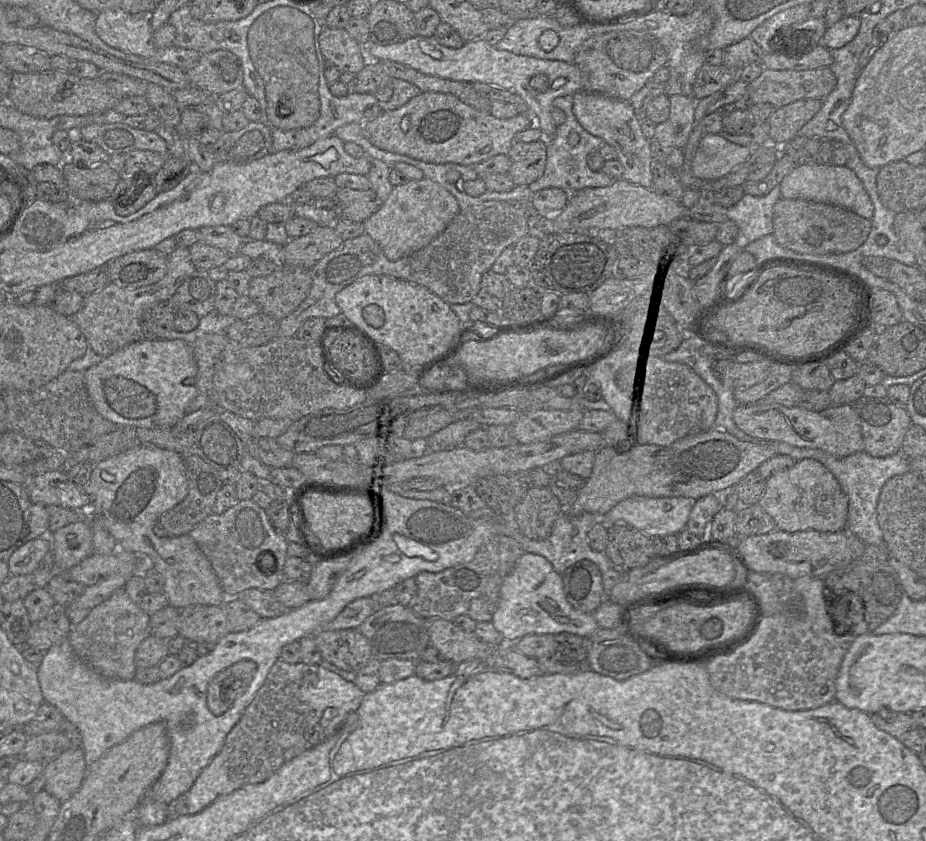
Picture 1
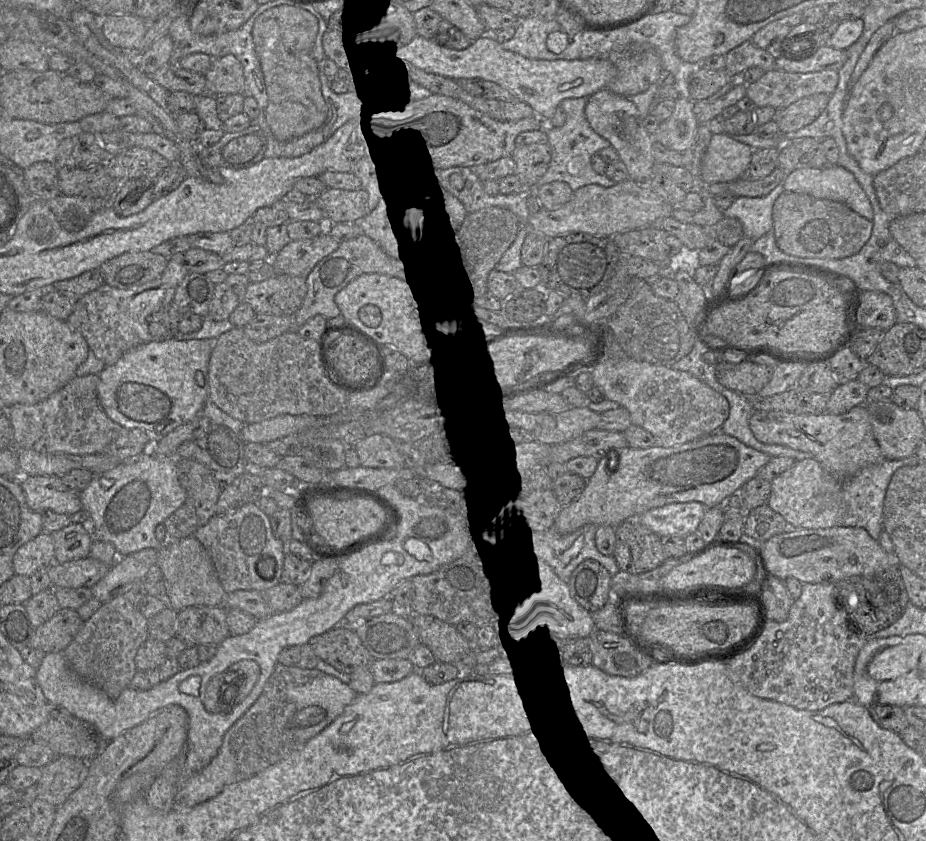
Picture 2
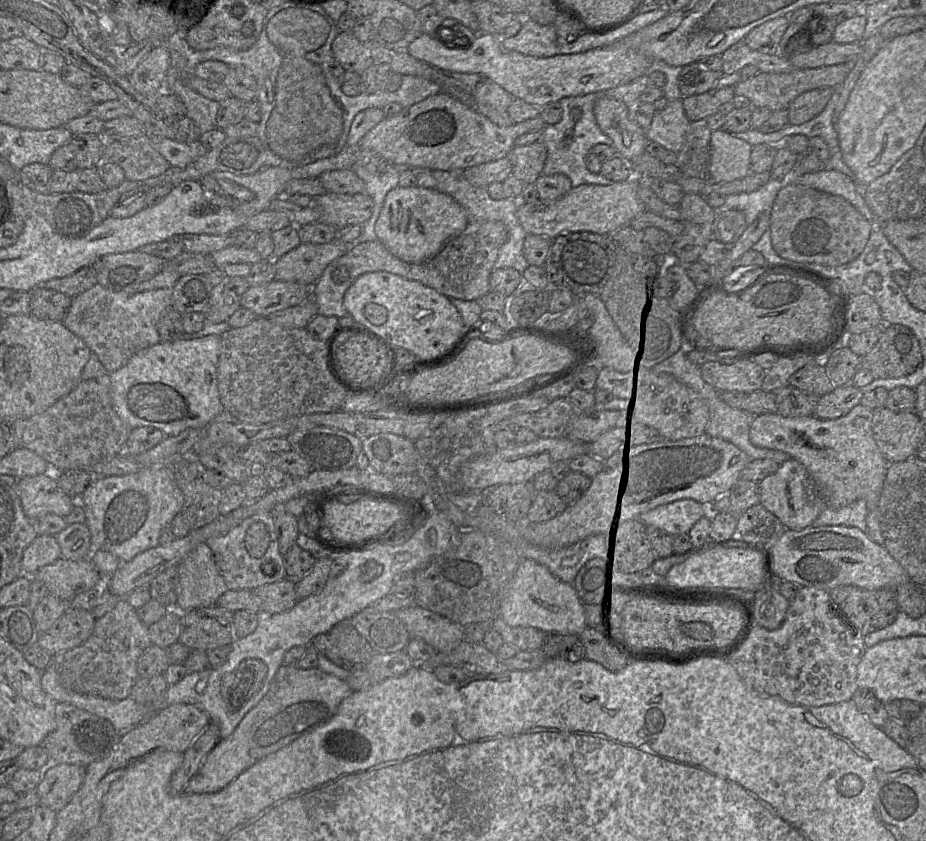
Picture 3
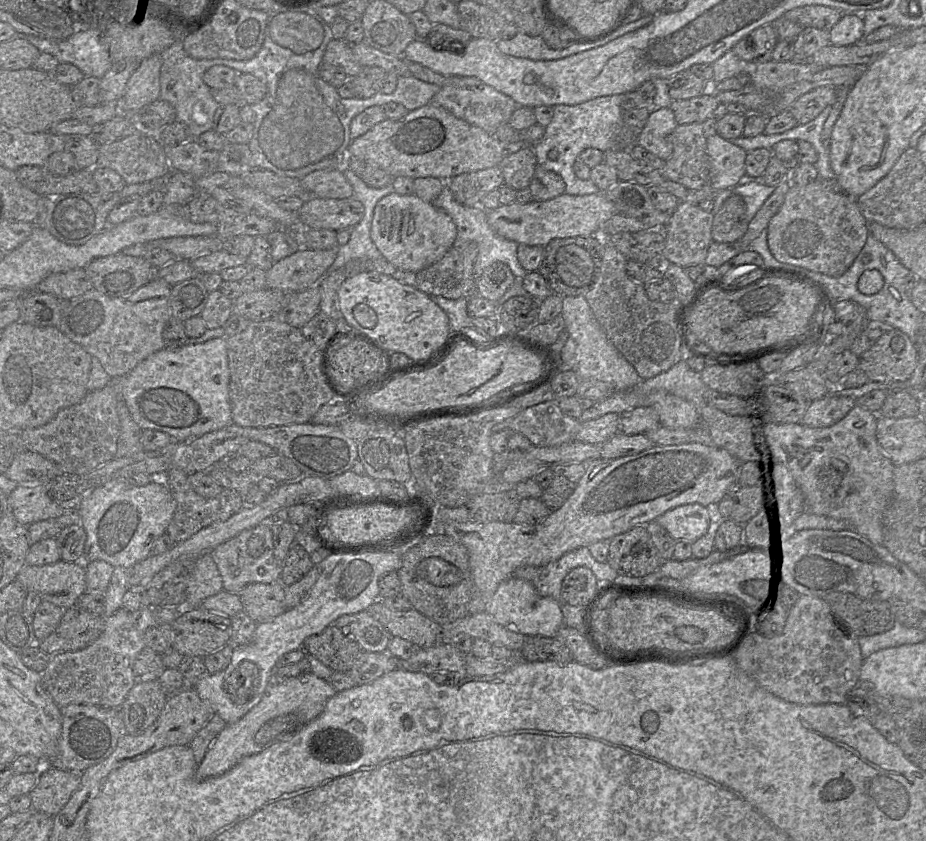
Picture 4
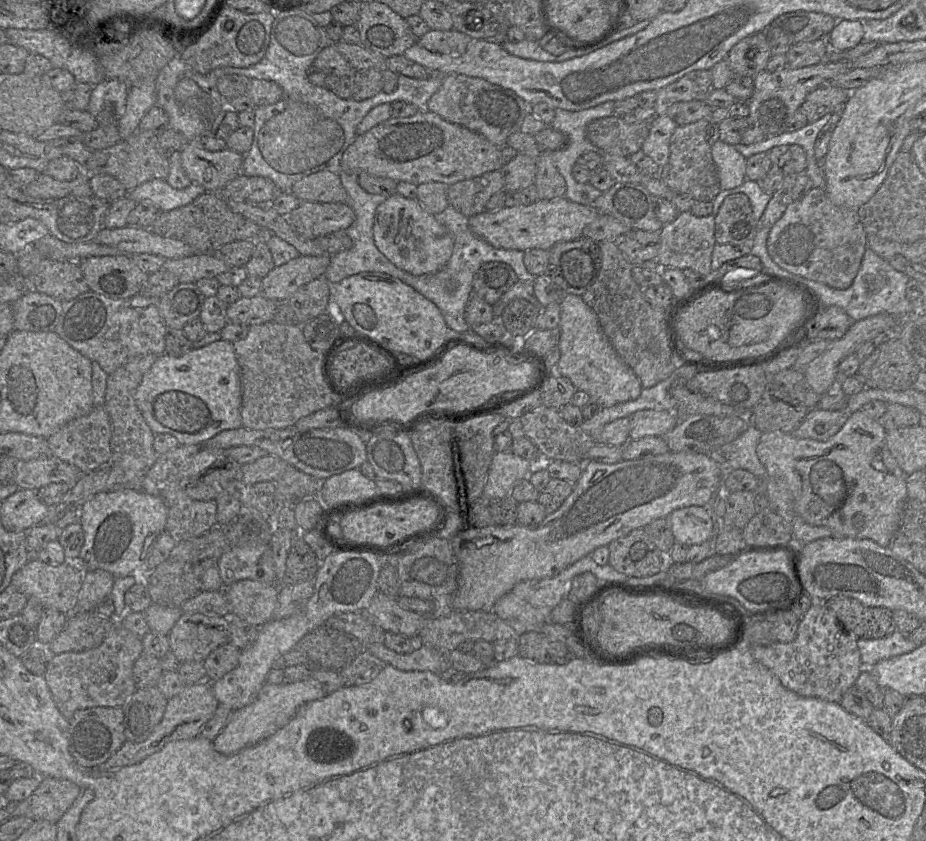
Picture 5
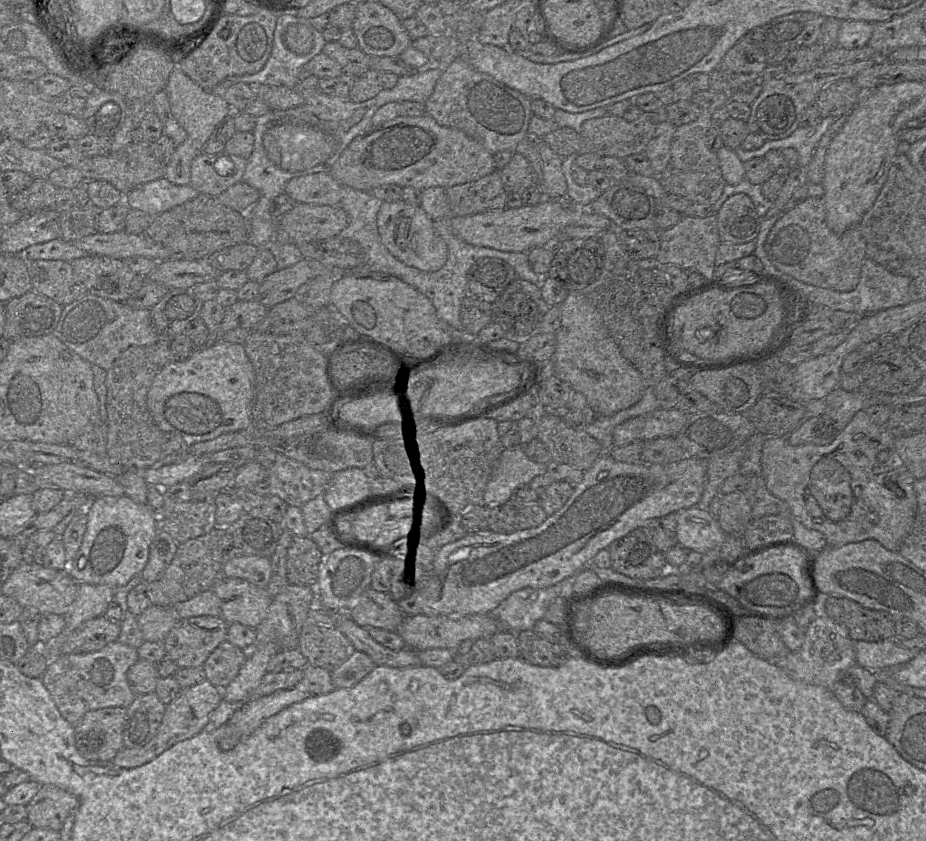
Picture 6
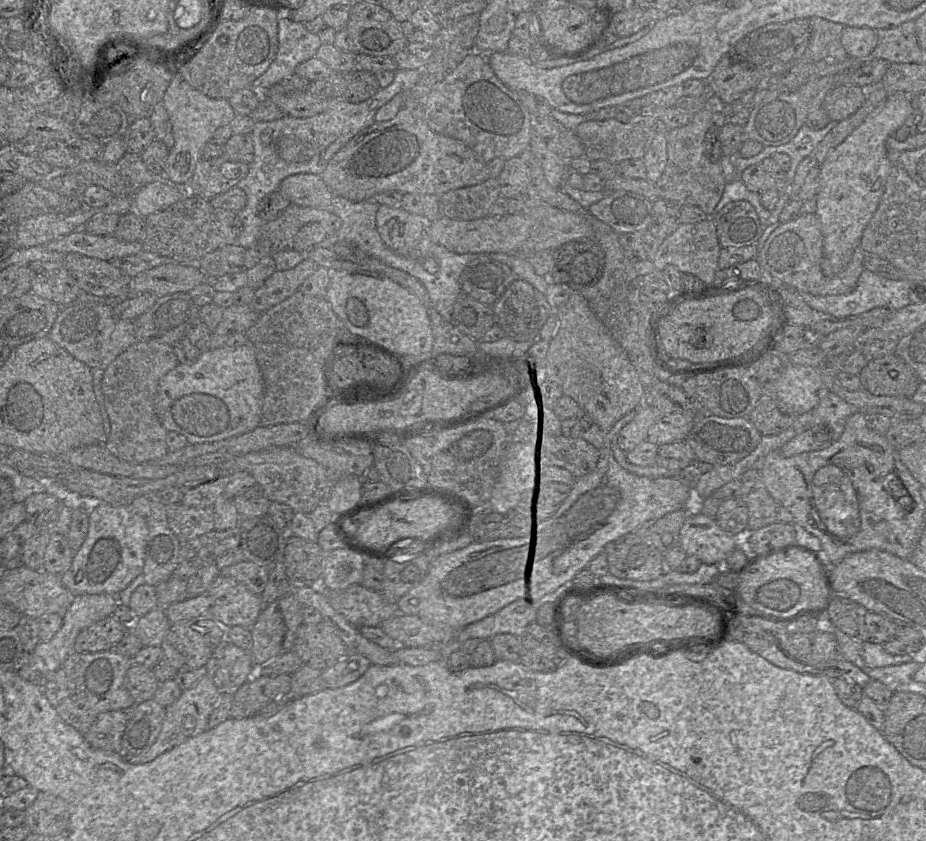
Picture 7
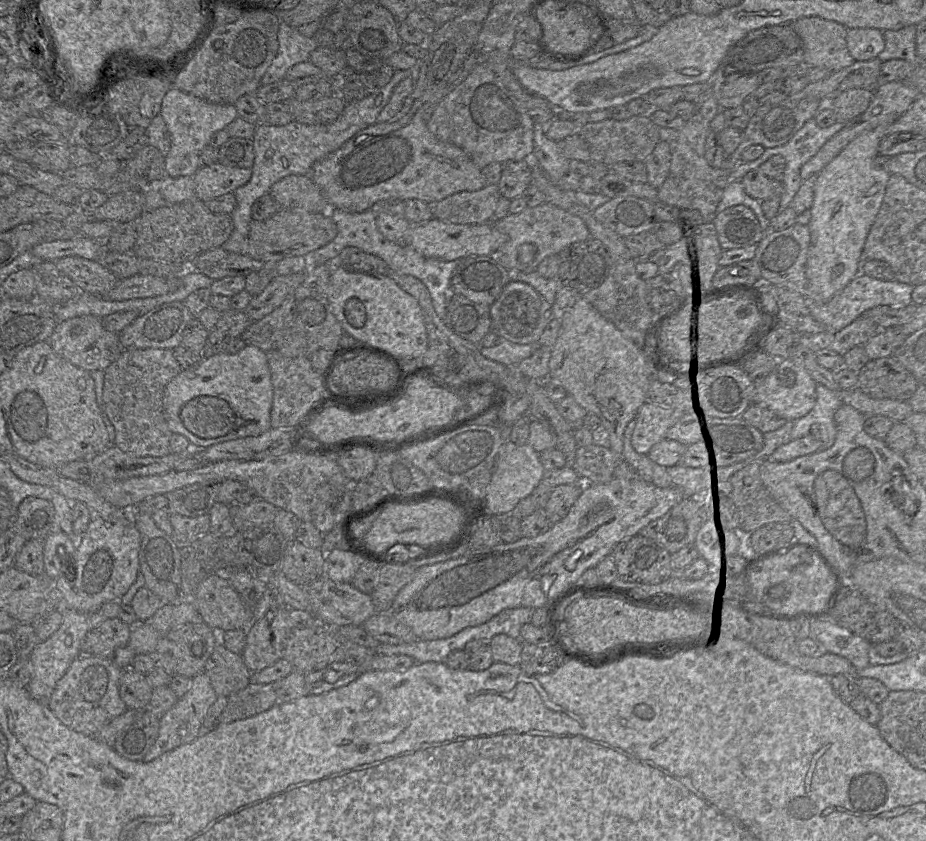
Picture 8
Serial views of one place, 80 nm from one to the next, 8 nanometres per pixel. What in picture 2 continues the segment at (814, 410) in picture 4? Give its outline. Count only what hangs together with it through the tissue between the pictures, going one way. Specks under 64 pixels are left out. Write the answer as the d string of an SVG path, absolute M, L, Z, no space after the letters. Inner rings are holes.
M858 379L838 385L829 395L825 413L843 414L866 403L868 388Z

